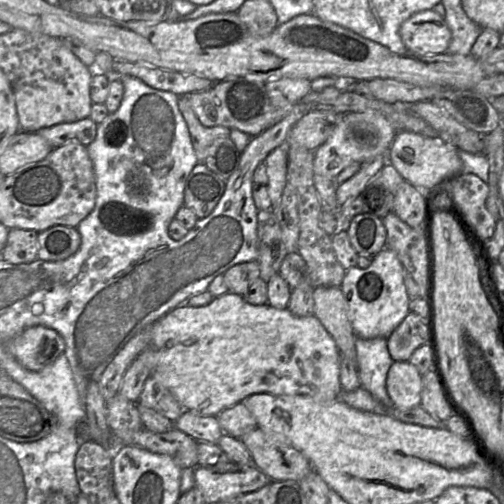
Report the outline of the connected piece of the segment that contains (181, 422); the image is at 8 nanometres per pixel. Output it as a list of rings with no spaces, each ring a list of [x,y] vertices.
[[[185,410],[174,422],[174,427],[197,442],[210,444],[217,444],[224,434],[218,418],[214,416],[200,416],[191,410]]]

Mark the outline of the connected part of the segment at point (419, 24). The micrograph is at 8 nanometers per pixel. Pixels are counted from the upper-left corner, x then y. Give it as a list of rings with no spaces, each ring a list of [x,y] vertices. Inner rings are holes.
[[[433,10],[413,14],[399,30],[408,52],[416,55],[436,55],[447,52],[451,31],[443,17]]]

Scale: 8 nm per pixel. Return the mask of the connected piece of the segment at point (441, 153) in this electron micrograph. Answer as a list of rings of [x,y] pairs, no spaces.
[[[405,131],[396,133],[388,149],[387,160],[395,167],[404,181],[422,190],[423,196],[442,186],[445,181],[461,174],[463,168],[458,151],[452,144],[441,138],[424,137]]]

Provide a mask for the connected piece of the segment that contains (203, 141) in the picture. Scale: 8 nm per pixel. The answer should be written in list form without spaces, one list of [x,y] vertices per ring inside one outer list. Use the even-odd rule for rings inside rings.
[[[185,95],[179,96],[178,106],[186,121],[198,162],[203,163],[210,145],[220,137],[229,137],[230,129],[223,126],[205,127],[202,125]]]

